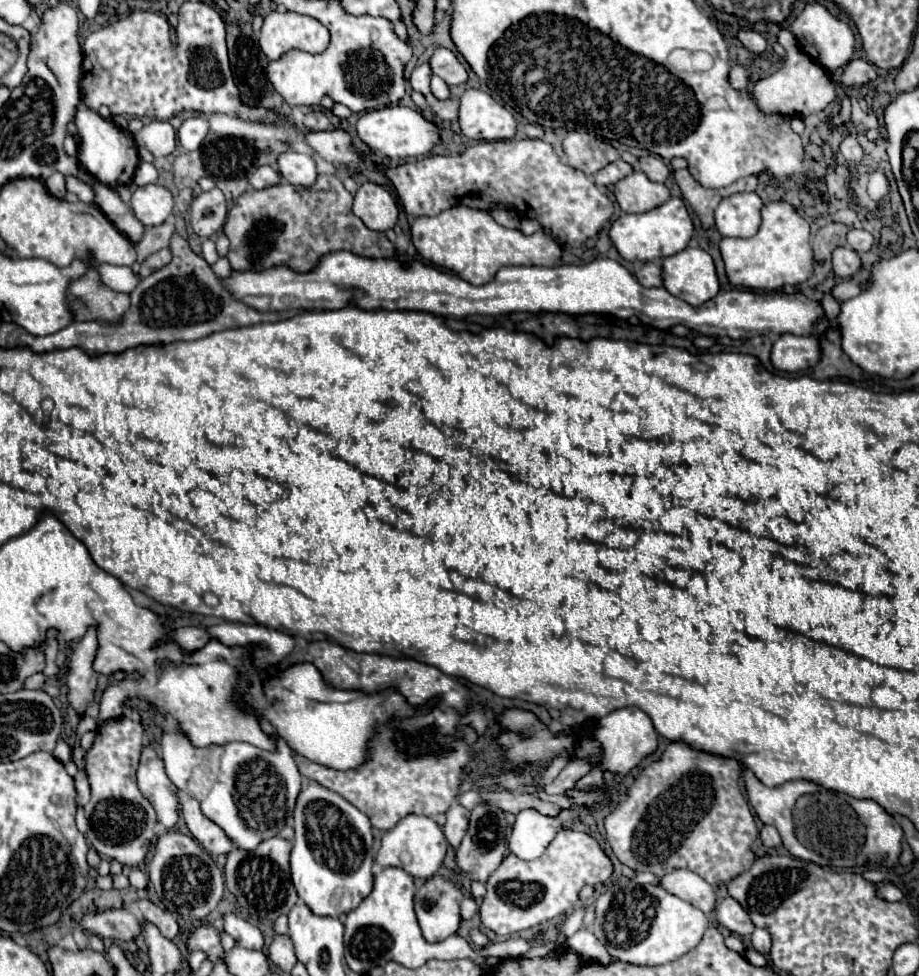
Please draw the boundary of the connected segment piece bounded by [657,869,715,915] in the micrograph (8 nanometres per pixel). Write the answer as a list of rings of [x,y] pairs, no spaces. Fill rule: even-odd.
[[[685,869],[669,871],[661,877],[657,877],[657,883],[661,889],[669,891],[671,895],[677,895],[679,899],[683,899],[691,905],[695,905],[697,909],[701,909],[707,915],[715,907],[713,887],[709,883],[705,883],[705,879],[701,879],[693,871],[685,871]]]

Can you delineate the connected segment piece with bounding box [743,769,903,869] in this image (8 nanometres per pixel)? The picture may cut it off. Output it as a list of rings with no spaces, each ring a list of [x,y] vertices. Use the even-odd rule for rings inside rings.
[[[749,769],[745,771],[743,781],[757,817],[779,831],[783,845],[791,855],[827,869],[855,869],[869,859],[883,859],[889,867],[899,861],[903,829],[877,801],[855,799],[803,779],[767,787]]]

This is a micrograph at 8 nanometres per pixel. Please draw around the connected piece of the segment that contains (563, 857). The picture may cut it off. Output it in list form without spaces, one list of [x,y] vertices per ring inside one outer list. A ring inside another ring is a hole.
[[[561,829],[545,849],[543,857],[535,861],[521,861],[515,855],[507,855],[501,861],[487,879],[487,893],[479,909],[481,921],[487,929],[503,937],[539,927],[573,909],[579,903],[581,887],[605,881],[611,871],[611,861],[589,833]]]

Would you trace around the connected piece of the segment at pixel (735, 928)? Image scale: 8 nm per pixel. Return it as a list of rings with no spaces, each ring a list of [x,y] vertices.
[[[725,897],[721,903],[717,903],[715,911],[717,911],[717,923],[729,929],[731,933],[751,935],[751,931],[755,929],[745,909],[733,897]]]

